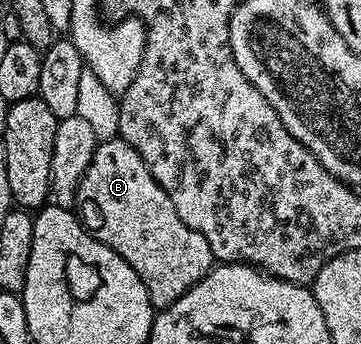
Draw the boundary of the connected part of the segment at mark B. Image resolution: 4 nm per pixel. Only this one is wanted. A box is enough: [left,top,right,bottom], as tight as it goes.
[75,140,214,309]

